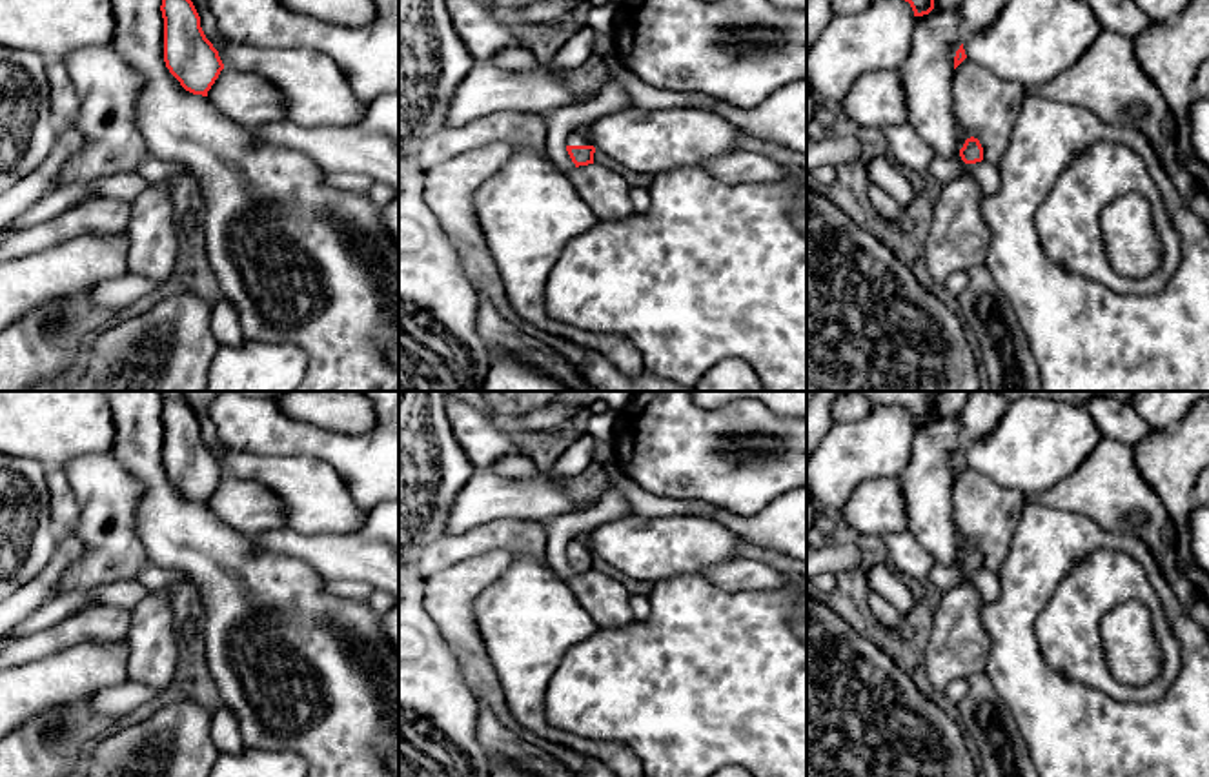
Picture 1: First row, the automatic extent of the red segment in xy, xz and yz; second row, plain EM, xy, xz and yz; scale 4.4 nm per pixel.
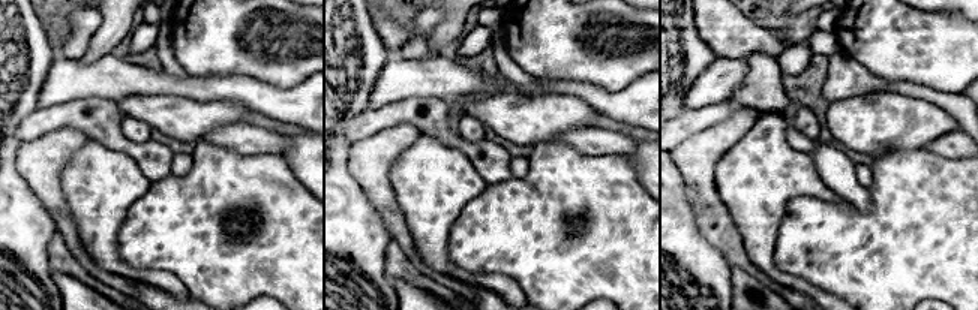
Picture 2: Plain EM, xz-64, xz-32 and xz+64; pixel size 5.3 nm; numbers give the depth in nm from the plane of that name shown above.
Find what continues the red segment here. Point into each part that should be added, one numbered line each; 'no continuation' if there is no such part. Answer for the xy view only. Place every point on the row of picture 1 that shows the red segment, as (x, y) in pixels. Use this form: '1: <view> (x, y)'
no continuation

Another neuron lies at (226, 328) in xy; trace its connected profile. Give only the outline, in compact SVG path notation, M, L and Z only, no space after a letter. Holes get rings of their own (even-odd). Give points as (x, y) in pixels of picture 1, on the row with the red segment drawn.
M224 297L211 306L211 331L220 346L240 346L246 340L239 313Z

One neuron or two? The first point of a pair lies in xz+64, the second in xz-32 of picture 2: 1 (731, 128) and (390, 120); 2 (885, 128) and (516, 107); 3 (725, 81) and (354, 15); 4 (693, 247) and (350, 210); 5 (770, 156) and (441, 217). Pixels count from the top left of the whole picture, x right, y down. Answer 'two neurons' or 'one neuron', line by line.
1: two neurons
2: one neuron
3: two neurons
4: one neuron
5: one neuron

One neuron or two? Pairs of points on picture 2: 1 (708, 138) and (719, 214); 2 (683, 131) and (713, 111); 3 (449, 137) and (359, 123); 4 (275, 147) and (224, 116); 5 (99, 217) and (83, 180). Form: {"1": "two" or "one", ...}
{"1": "one", "2": "one", "3": "one", "4": "two", "5": "one"}

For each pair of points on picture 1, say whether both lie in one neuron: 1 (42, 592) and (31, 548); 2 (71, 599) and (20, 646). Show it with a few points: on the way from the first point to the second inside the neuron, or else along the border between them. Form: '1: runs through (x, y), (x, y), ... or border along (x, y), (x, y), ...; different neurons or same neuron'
1: border along (60, 539), (51, 559), (19, 590); different neurons
2: border along (70, 614), (59, 623), (19, 639); different neurons

